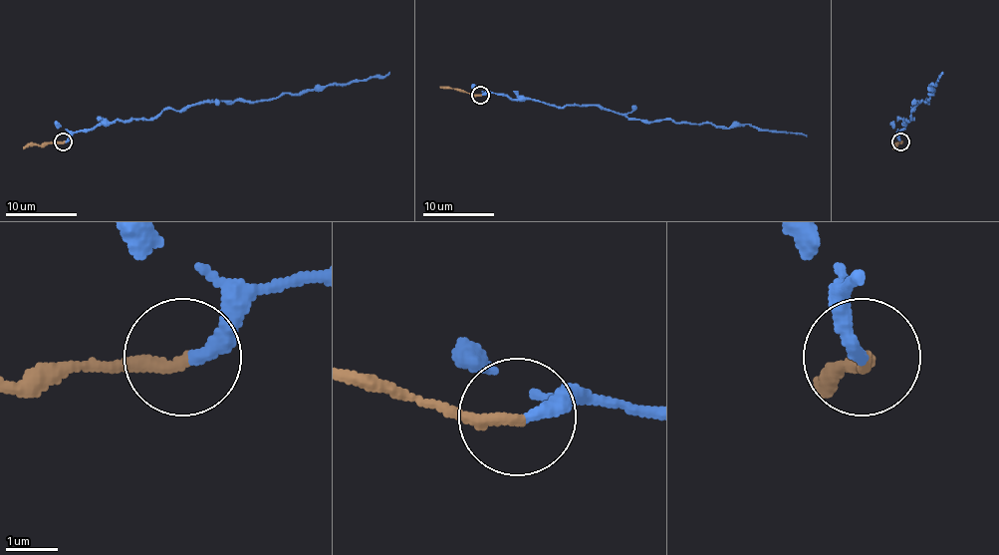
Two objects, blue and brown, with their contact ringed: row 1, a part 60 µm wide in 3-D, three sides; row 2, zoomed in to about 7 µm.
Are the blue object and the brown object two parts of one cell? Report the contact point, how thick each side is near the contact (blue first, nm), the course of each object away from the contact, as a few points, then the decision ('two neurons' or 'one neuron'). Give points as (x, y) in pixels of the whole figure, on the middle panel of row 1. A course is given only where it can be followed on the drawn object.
place (480, 95); calibres 280 and 240 nm; course blue (480, 95), (504, 93), (547, 104), (602, 106), (628, 119), (725, 128), (750, 124), (806, 137); course brown (480, 95), (439, 86); one neuron

